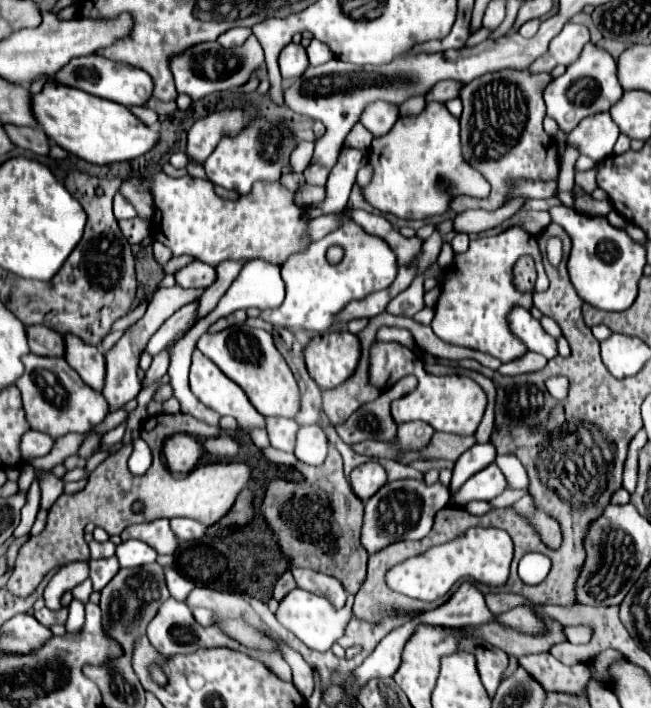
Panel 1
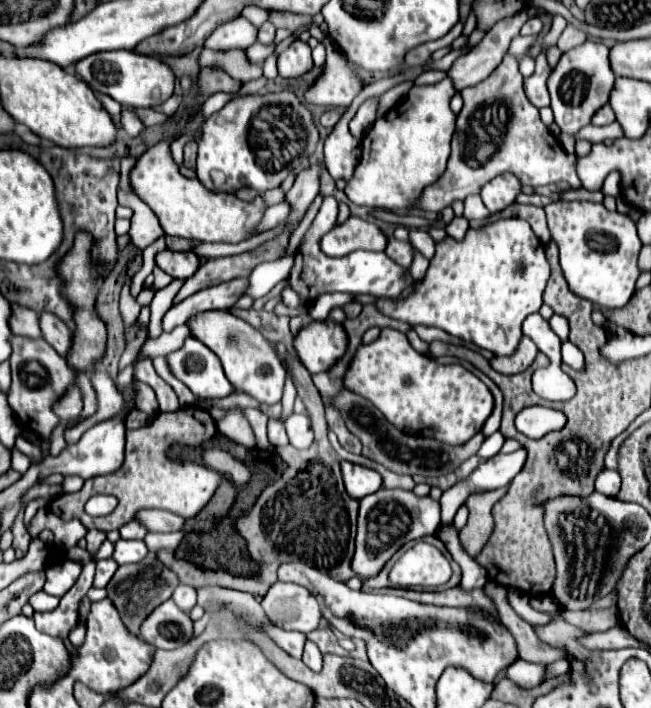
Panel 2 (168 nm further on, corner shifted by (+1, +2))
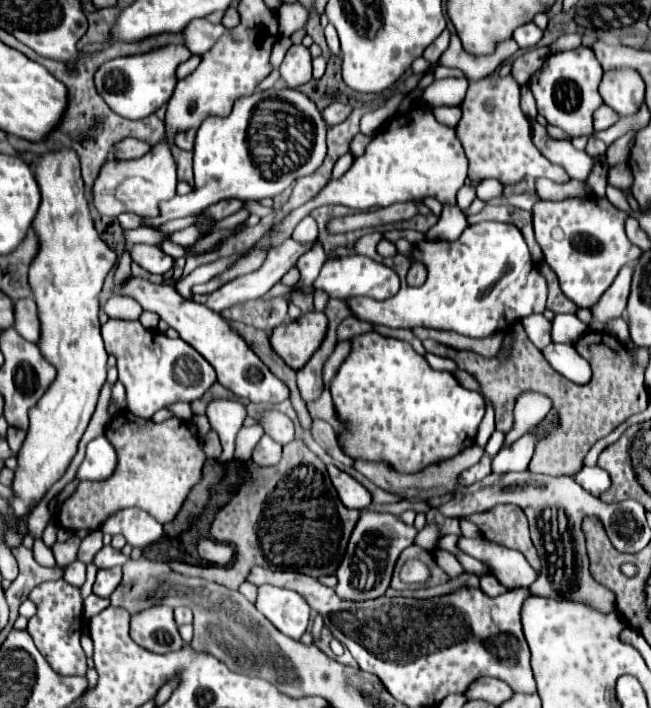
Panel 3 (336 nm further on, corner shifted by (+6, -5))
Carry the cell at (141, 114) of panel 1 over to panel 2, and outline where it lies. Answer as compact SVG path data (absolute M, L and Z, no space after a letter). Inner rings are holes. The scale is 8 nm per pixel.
M131 109L121 111L121 125L131 137L137 137L137 135L141 135L145 131L145 125L139 121L139 117Z

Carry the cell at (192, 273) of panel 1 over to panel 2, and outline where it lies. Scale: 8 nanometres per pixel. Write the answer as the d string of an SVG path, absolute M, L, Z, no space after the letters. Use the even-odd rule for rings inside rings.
M165 249L155 255L155 263L173 279L189 279L199 269L199 259L193 251L179 253L179 251Z

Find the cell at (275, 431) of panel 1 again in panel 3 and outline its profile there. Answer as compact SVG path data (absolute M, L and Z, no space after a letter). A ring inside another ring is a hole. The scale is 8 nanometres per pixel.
M264 434L252 452L252 460L258 466L274 466L280 460L280 454L282 446L276 440L272 440L268 434Z

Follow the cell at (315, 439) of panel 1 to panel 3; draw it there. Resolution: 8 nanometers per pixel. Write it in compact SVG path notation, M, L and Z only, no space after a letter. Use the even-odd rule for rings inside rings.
M276 410L264 412L262 414L262 426L264 426L266 434L270 438L274 438L276 442L280 442L282 446L290 444L294 440L294 422L286 414L280 414Z

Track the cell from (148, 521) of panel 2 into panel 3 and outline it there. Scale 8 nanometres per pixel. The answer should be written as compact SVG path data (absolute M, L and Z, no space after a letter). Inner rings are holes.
M124 508L116 512L112 518L108 518L108 522L104 522L100 530L104 530L104 534L110 536L122 534L128 540L128 544L142 550L160 540L164 534L164 526L140 508Z

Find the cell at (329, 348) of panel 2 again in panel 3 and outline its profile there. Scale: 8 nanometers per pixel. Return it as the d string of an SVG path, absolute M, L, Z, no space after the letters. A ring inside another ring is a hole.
M322 312L302 314L298 320L278 326L270 334L274 352L294 370L306 366L314 352L322 346L328 330L328 320Z

